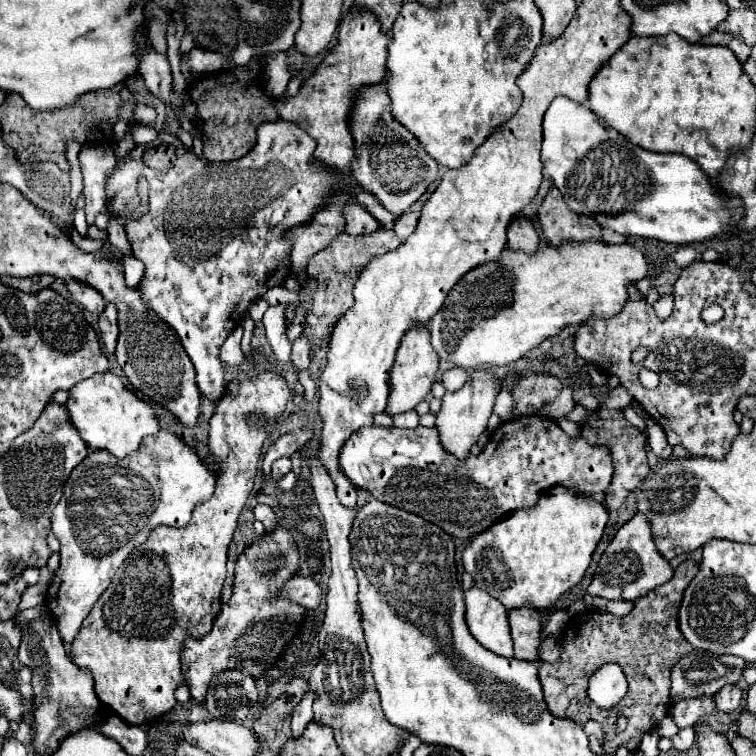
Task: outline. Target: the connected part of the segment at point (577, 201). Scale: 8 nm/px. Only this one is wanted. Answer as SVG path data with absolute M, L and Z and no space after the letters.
M555 97L543 117L541 163L573 211L591 215L601 227L609 227L621 235L647 237L671 245L689 245L727 233L743 217L739 199L723 195L691 159L685 155L645 151L629 143L619 131L605 127L589 107L579 105L569 97Z

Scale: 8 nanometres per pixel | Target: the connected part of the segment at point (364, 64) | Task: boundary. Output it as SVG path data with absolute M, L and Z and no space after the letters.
M365 11L363 15L347 13L339 27L339 43L333 53L325 57L321 67L301 85L299 93L289 101L275 101L279 119L291 121L307 131L315 141L315 161L333 167L343 175L351 175L351 161L355 159L355 145L347 127L347 115L355 97L355 91L363 85L375 85L385 75L387 45L391 37L381 31L381 23L375 15Z

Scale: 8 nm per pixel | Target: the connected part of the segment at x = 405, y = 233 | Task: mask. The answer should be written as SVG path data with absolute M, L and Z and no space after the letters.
M407 211L407 213L403 213L403 215L399 217L399 221L395 223L395 233L399 235L399 239L405 241L405 239L415 231L419 217L421 217L419 211Z

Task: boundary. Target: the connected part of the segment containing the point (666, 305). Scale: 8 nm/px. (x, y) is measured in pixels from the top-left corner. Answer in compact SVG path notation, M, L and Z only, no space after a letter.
M665 295L665 297L659 297L655 303L653 303L653 309L657 313L659 319L667 319L673 311L673 297L671 295Z

